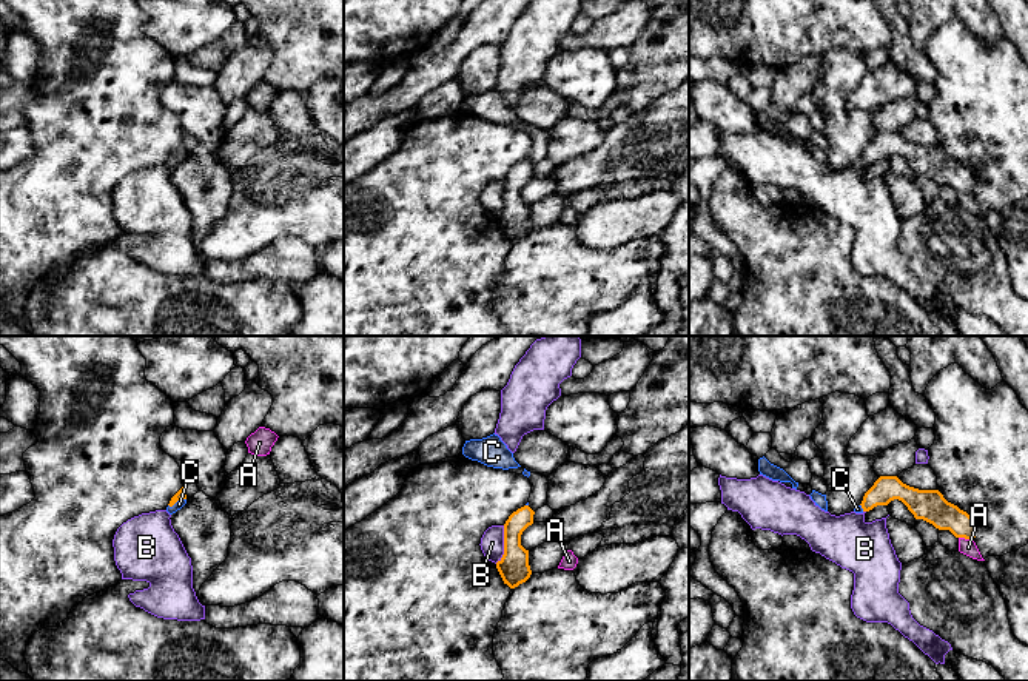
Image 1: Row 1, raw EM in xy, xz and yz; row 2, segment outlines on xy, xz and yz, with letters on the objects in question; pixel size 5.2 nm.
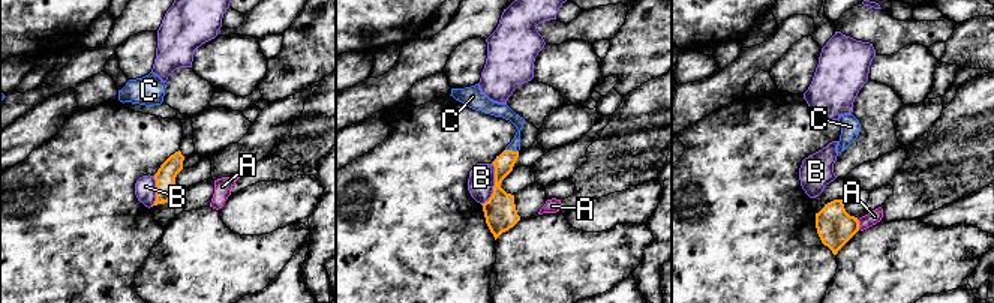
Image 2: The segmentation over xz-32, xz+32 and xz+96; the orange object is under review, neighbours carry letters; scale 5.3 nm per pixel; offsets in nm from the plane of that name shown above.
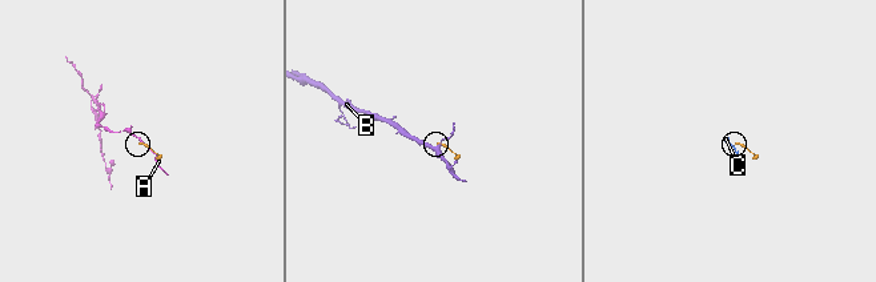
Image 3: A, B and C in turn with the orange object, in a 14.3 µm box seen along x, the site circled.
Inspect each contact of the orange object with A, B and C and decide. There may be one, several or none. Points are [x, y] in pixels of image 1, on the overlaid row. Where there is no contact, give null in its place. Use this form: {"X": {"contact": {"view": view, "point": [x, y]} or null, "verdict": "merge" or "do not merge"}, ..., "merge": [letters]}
{"A": {"contact": {"view": "yz", "point": [967, 538]}, "verdict": "do not merge"}, "B": {"contact": {"view": "xz", "point": [504, 544]}, "verdict": "do not merge"}, "C": {"contact": {"view": "xy", "point": [176, 501]}, "verdict": "merge"}, "merge": ["C"]}

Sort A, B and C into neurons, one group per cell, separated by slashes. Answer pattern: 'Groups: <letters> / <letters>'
Groups: A / B / C

